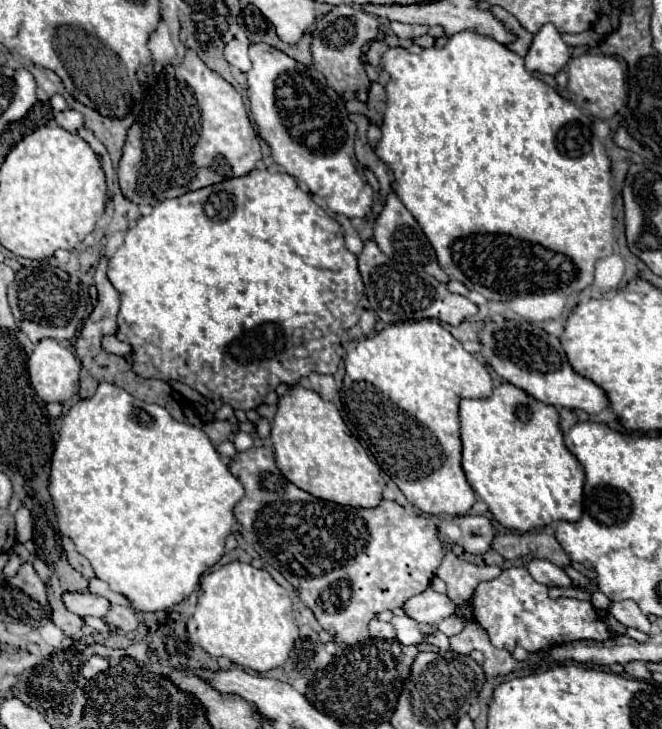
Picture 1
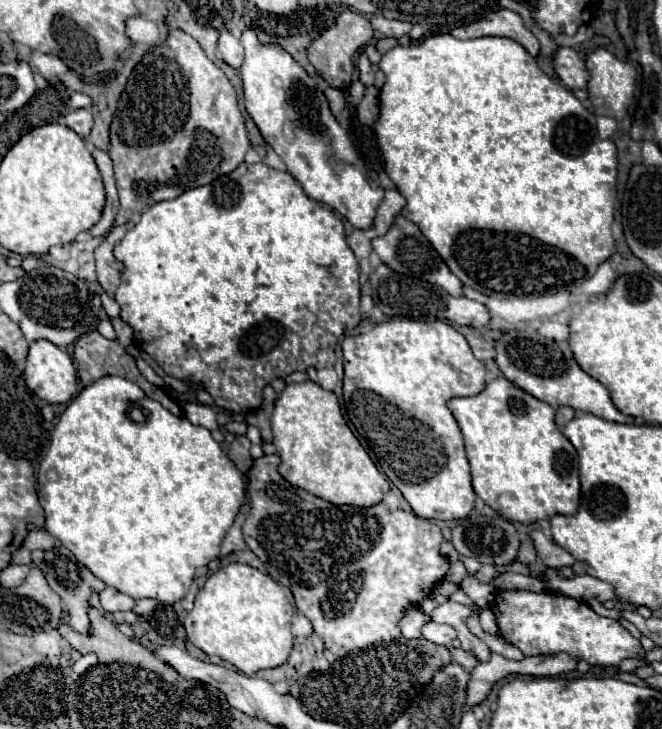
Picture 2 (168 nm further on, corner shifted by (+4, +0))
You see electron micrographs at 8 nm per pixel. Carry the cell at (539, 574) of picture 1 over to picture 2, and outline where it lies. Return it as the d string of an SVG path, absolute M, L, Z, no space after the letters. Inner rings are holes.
M548 569L546 579L548 579L550 591L574 597L578 601L588 601L588 599L598 599L600 603L604 603L608 599L618 601L614 587L610 583L594 579L590 575L576 575L572 579L562 579L556 569Z

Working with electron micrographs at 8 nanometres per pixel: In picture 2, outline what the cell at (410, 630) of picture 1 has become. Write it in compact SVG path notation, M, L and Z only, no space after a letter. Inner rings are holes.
M434 621L424 625L422 633L424 633L424 639L428 639L432 643L438 643L438 645L450 645L456 639L456 629L454 627L440 625L440 623L434 623Z

